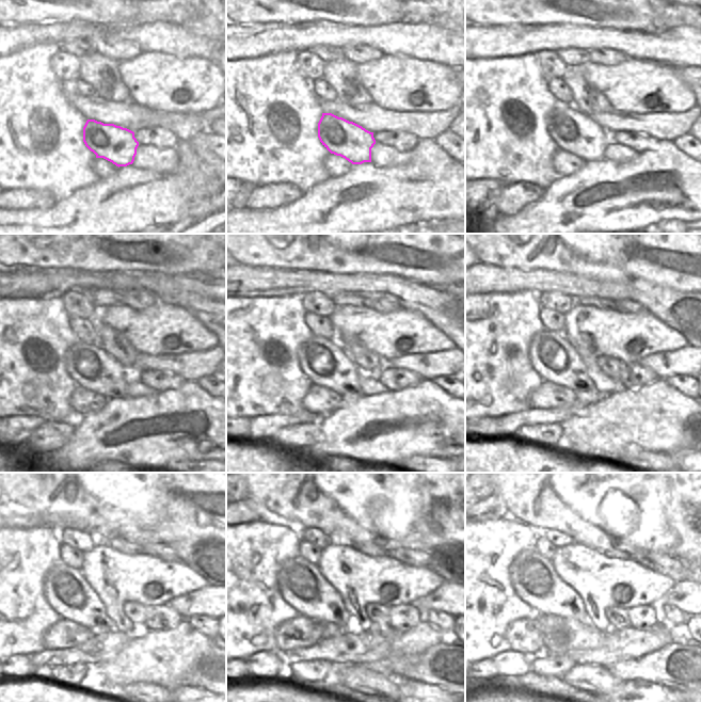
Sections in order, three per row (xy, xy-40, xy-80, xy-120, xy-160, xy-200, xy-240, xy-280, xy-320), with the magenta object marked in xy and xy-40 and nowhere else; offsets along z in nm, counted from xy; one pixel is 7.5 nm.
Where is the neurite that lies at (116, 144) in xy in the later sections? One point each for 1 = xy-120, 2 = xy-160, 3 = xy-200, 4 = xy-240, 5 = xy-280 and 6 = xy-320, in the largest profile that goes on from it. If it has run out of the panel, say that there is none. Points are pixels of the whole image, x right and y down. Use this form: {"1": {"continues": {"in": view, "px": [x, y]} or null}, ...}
{"1": {"continues": {"in": "xy-120", "px": [91, 367]}}, "2": {"continues": {"in": "xy-160", "px": [327, 365]}}, "3": {"continues": {"in": "xy-200", "px": [554, 359]}}, "4": {"continues": {"in": "xy-240", "px": [65, 589]}}, "5": {"continues": {"in": "xy-280", "px": [302, 586]}}, "6": {"continues": {"in": "xy-320", "px": [534, 578]}}}

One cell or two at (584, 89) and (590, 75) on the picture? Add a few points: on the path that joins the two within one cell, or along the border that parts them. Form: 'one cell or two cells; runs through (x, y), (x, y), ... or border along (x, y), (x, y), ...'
two cells; border along (582, 66), (583, 77), (606, 97)

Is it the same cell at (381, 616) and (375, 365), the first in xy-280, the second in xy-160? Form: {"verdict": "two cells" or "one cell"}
{"verdict": "one cell"}

